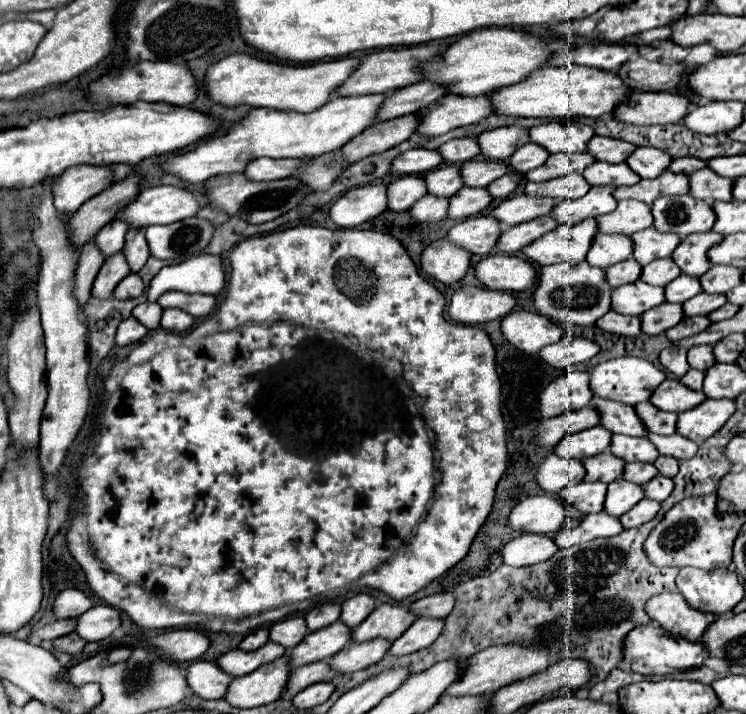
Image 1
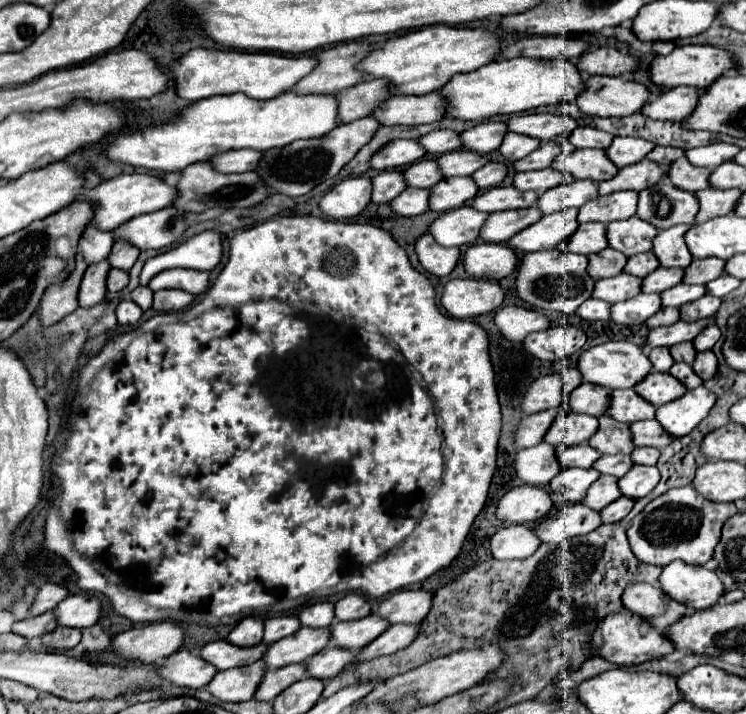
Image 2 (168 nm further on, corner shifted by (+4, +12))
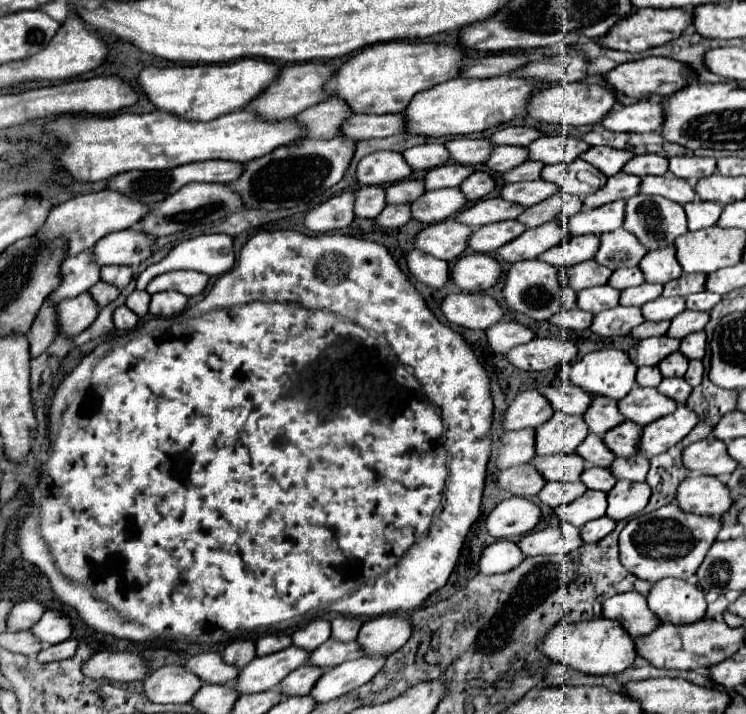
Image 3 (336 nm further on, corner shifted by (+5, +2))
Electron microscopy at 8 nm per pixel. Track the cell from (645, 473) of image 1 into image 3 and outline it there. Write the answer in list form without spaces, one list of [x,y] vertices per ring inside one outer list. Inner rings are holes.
[[[587,466],[585,468],[585,474],[581,474],[579,480],[585,482],[587,488],[603,490],[603,492],[609,492],[615,486],[615,482],[617,482],[617,478],[609,470],[597,468],[597,466]]]

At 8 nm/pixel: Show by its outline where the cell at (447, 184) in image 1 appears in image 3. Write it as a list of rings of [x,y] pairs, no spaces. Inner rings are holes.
[[[401,180],[387,188],[387,204],[411,204],[425,194],[423,180]]]

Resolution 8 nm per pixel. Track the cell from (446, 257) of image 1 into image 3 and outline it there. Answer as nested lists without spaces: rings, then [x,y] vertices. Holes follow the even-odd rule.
[[[413,250],[407,256],[407,266],[419,282],[423,282],[431,288],[443,288],[445,282],[449,280],[449,264],[445,260],[433,258],[421,250]]]

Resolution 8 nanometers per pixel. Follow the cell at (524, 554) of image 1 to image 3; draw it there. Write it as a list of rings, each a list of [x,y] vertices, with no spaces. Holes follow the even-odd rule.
[[[497,540],[483,550],[483,560],[479,562],[479,568],[483,574],[501,574],[501,572],[513,570],[523,560],[525,560],[525,554],[521,554],[515,542]]]

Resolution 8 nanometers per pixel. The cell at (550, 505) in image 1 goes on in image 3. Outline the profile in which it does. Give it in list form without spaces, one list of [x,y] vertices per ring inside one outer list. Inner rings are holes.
[[[511,496],[499,502],[487,516],[487,532],[495,538],[523,536],[531,532],[541,518],[541,510],[535,502],[519,496]]]

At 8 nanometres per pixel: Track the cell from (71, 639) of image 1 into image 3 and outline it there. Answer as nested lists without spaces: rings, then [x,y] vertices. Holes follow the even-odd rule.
[[[69,638],[65,642],[59,642],[59,644],[53,644],[53,646],[47,646],[43,648],[39,654],[37,654],[37,660],[39,662],[53,662],[53,660],[67,660],[75,654],[77,650],[77,640],[75,638]]]

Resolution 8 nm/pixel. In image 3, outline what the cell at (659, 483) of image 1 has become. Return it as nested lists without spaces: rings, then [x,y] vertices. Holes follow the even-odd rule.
[[[619,480],[609,492],[607,492],[607,516],[609,518],[629,518],[635,514],[641,514],[651,498],[651,488],[647,482],[629,482]]]

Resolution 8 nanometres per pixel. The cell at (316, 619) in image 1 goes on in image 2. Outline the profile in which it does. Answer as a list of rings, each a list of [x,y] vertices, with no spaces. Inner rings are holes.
[[[316,602],[300,612],[300,624],[306,628],[328,628],[334,620],[334,604]]]

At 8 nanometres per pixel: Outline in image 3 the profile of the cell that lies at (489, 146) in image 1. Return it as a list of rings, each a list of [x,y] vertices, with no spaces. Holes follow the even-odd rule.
[[[459,138],[445,144],[449,148],[451,160],[457,164],[485,164],[491,156],[495,144],[489,138]]]

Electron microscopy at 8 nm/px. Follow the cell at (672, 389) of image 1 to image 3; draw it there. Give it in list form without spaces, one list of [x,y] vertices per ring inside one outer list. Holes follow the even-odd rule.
[[[635,386],[623,400],[619,400],[619,410],[627,420],[647,426],[649,422],[671,414],[677,408],[677,402],[661,394],[657,388]]]

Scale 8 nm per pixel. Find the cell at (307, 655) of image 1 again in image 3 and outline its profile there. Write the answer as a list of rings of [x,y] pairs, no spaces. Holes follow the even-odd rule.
[[[289,646],[277,654],[253,658],[253,662],[249,662],[237,678],[239,694],[255,694],[277,686],[295,668],[305,666],[309,662],[309,656],[311,654],[307,650]]]

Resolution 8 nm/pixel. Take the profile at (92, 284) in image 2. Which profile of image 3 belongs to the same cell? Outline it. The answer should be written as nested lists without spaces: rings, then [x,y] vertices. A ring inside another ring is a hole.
[[[81,292],[75,298],[63,300],[61,306],[57,306],[57,312],[59,312],[57,314],[59,332],[77,336],[79,332],[83,332],[85,328],[89,328],[95,322],[95,318],[99,314],[99,306],[89,292]]]

